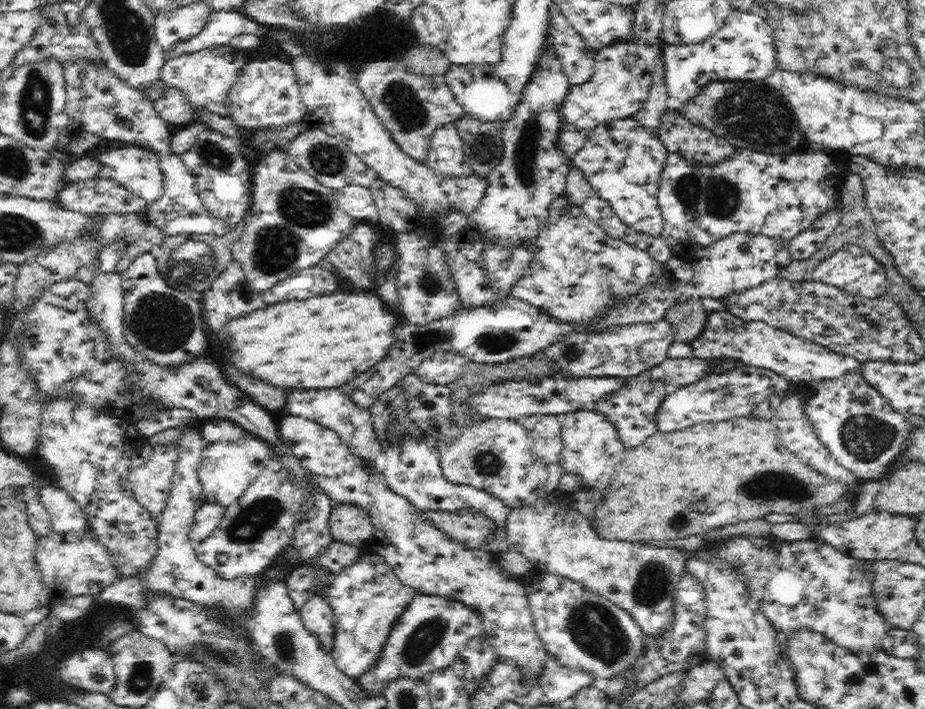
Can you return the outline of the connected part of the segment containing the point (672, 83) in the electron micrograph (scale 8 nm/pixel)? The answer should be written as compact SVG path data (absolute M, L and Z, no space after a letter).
M733 9L727 23L697 46L662 43L661 58L667 91L676 103L696 96L703 87L722 81L760 81L777 68L773 28L756 14Z

